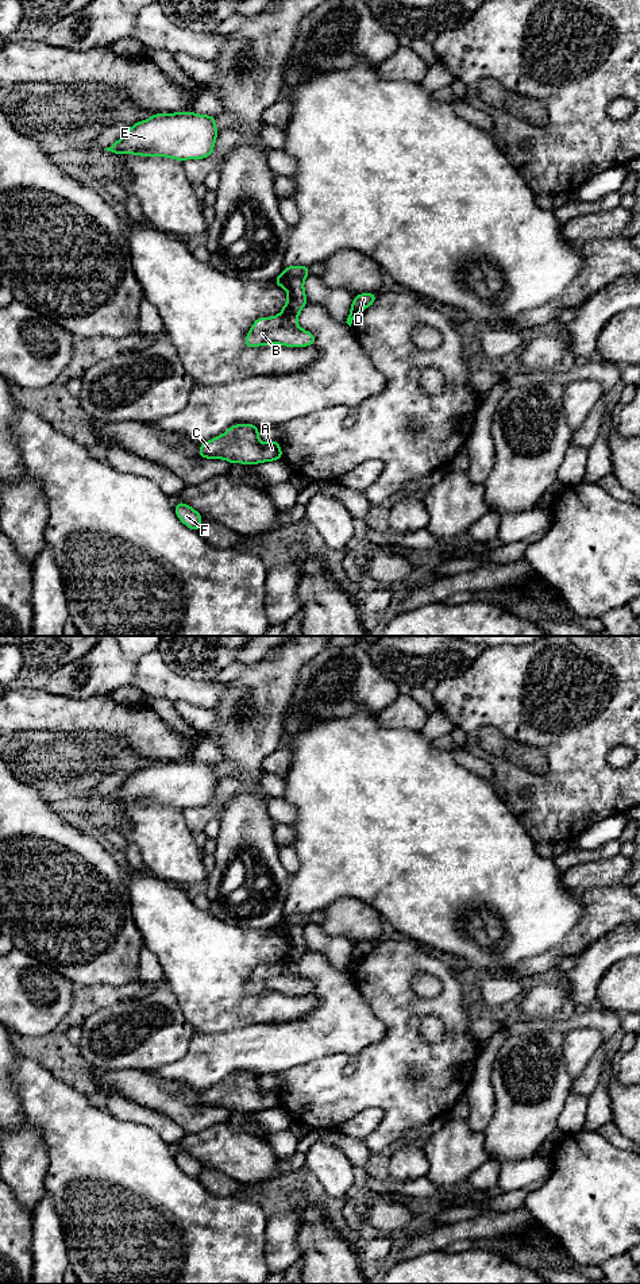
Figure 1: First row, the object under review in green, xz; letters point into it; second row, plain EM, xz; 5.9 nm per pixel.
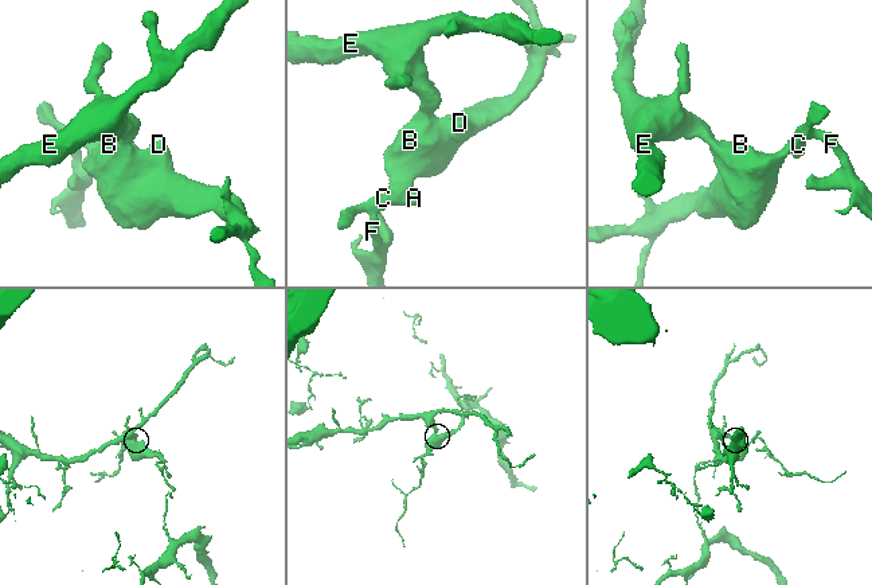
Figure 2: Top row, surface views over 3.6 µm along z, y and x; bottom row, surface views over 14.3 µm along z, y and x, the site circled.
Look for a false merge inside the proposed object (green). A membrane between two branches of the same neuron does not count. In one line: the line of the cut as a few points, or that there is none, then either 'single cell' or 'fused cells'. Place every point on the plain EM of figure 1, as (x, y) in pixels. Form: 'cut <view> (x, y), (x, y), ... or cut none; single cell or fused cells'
cut xz (284, 920), (304, 925); fused cells

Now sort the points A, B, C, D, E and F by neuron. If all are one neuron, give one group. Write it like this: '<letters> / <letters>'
A B C D F / E

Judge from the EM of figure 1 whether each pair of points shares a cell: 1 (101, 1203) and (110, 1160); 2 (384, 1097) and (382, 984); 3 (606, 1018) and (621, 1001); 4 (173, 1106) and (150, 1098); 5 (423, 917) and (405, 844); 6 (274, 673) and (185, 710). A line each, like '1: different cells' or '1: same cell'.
1: same cell
2: same cell
3: different cells
4: same cell
5: same cell
6: different cells

